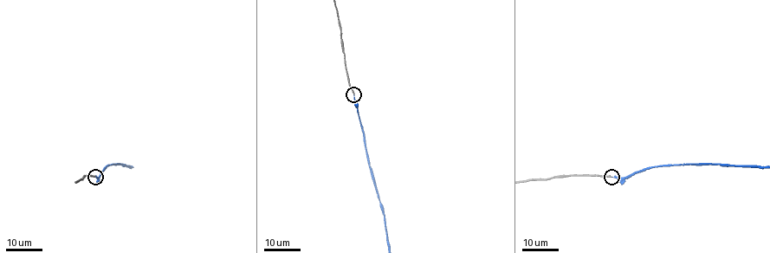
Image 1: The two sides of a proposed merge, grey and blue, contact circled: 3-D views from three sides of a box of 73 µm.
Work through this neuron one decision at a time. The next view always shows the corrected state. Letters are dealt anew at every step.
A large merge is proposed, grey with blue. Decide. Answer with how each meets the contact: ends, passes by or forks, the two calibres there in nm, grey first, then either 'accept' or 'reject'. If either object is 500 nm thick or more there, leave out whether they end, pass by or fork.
grey ends | blue ends | 200/130 nm | accept

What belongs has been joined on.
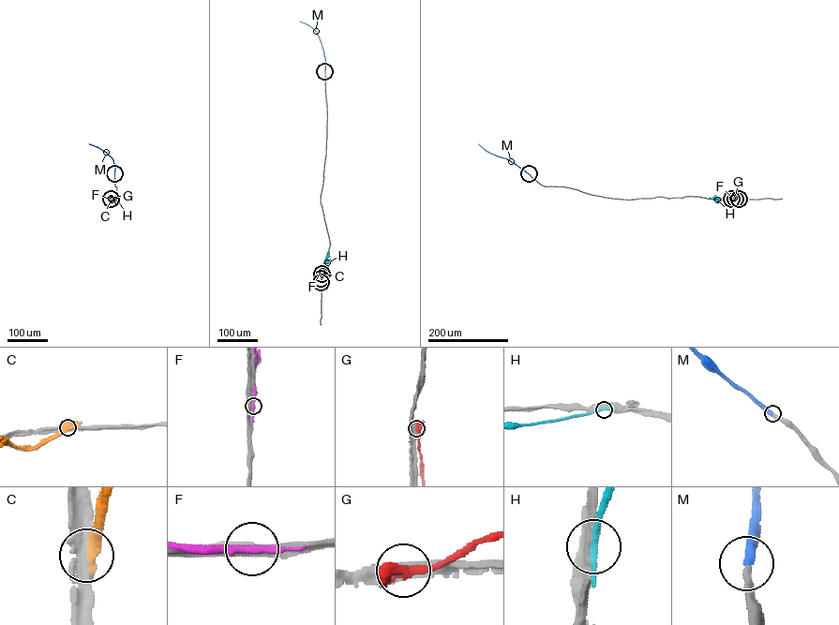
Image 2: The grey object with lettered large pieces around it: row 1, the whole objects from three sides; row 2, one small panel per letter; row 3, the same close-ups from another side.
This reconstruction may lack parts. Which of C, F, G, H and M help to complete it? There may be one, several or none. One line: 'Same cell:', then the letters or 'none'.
Same cell: M

